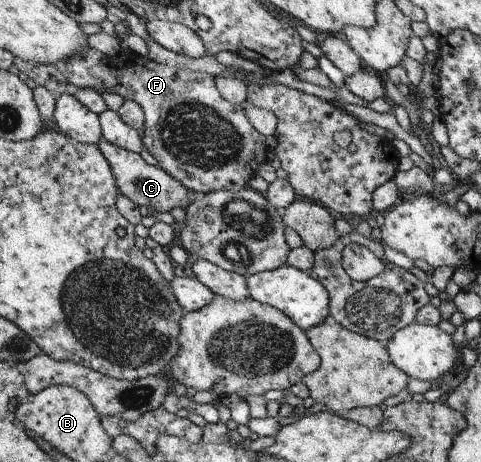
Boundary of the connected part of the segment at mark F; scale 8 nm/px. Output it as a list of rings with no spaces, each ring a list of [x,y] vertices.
[[[89,47],[78,56],[72,56],[66,64],[71,72],[68,81],[70,88],[92,88],[98,92],[100,88],[106,88],[119,93],[125,100],[138,103],[145,115],[144,138],[141,139],[144,147],[166,173],[200,195],[218,190],[240,191],[257,174],[260,165],[266,163],[270,150],[266,145],[266,136],[258,133],[248,121],[242,105],[230,103],[220,95],[212,74],[159,64],[122,47],[115,56],[103,55]]]

